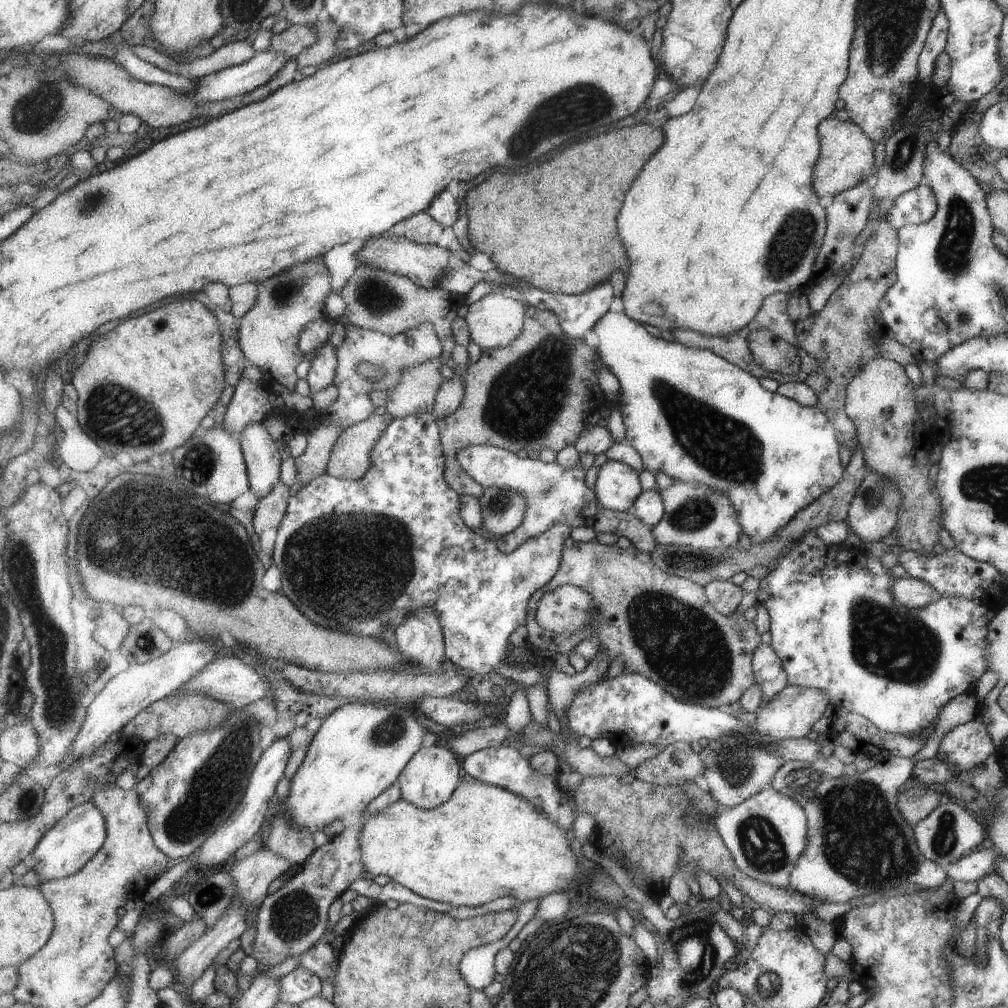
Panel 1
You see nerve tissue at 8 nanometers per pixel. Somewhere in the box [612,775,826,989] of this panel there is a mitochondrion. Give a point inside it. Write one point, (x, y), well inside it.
(760, 844)

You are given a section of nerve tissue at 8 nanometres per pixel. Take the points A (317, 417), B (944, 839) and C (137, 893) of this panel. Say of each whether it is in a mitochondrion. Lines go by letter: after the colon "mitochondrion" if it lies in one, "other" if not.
A: other
B: mitochondrion
C: other

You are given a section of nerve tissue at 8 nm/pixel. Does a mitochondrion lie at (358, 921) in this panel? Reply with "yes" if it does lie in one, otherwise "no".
no

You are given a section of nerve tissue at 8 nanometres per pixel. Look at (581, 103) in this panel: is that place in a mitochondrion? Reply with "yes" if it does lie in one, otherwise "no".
yes

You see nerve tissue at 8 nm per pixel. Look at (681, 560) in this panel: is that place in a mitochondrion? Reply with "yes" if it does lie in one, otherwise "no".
yes

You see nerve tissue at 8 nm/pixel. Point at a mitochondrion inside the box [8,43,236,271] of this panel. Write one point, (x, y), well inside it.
(33, 111)

